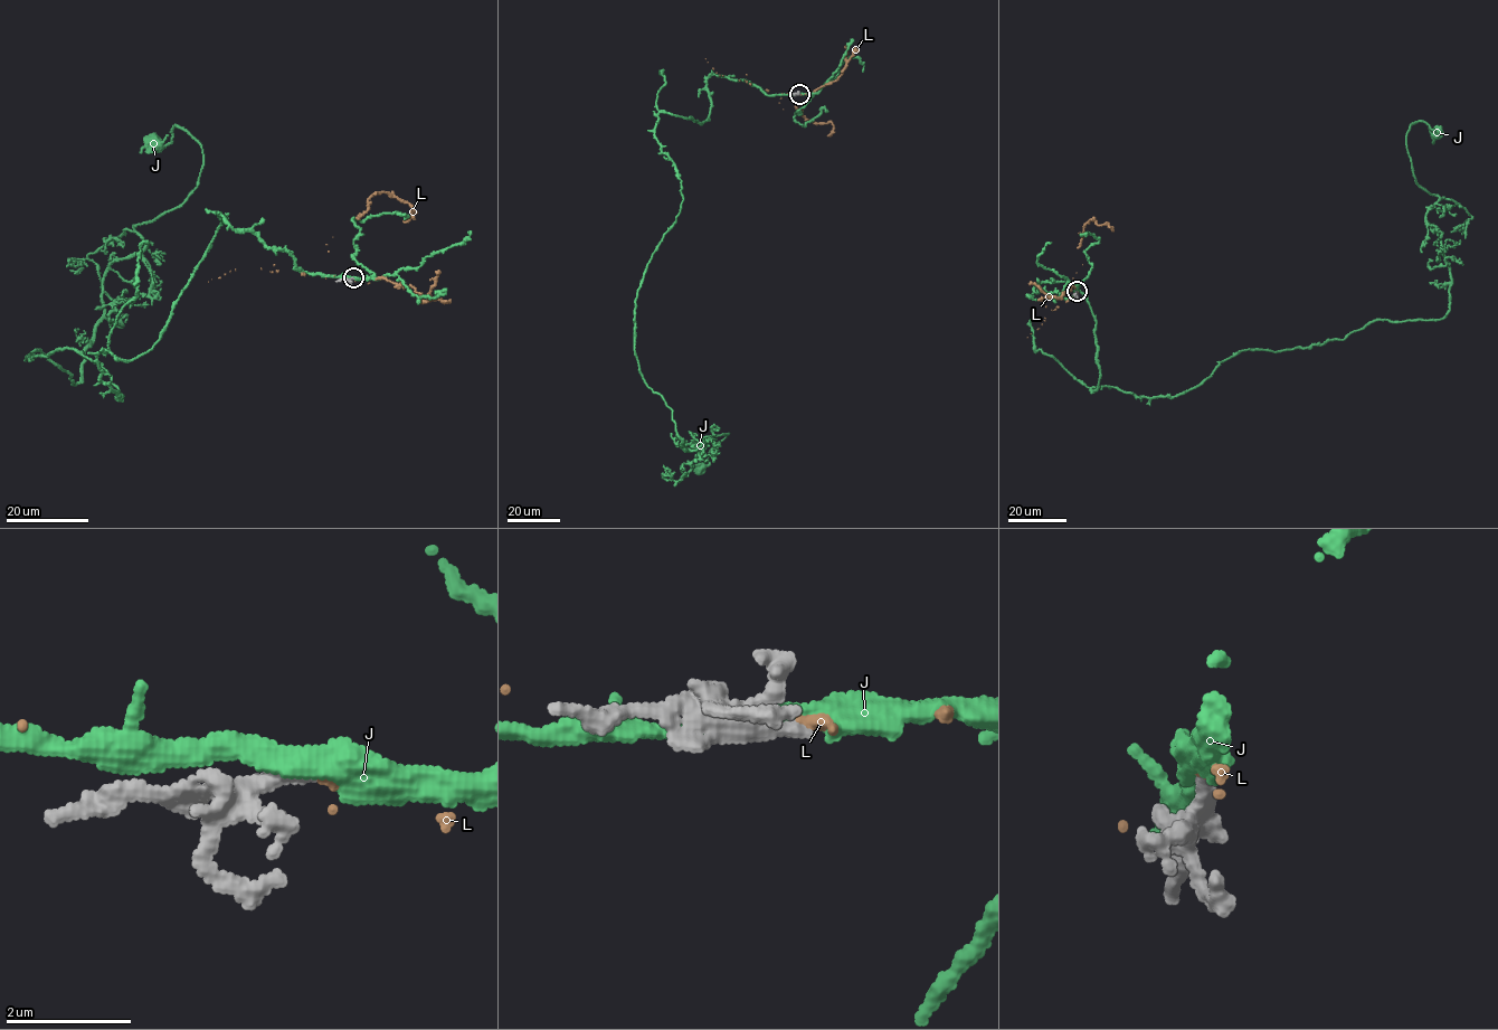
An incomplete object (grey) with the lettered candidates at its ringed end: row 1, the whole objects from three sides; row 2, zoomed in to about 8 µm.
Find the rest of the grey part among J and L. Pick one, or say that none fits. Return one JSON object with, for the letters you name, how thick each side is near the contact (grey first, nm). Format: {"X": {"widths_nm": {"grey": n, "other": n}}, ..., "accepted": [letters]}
{"accepted": []}

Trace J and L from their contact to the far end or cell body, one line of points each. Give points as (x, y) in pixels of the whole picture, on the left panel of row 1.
J: (352, 279), (220, 214), (96, 358), (121, 399), (25, 361), (75, 385), (197, 186), (154, 143)
L: (352, 279), (333, 275), (326, 244), (332, 237), (367, 209), (377, 192), (413, 208), (415, 214), (403, 221)

